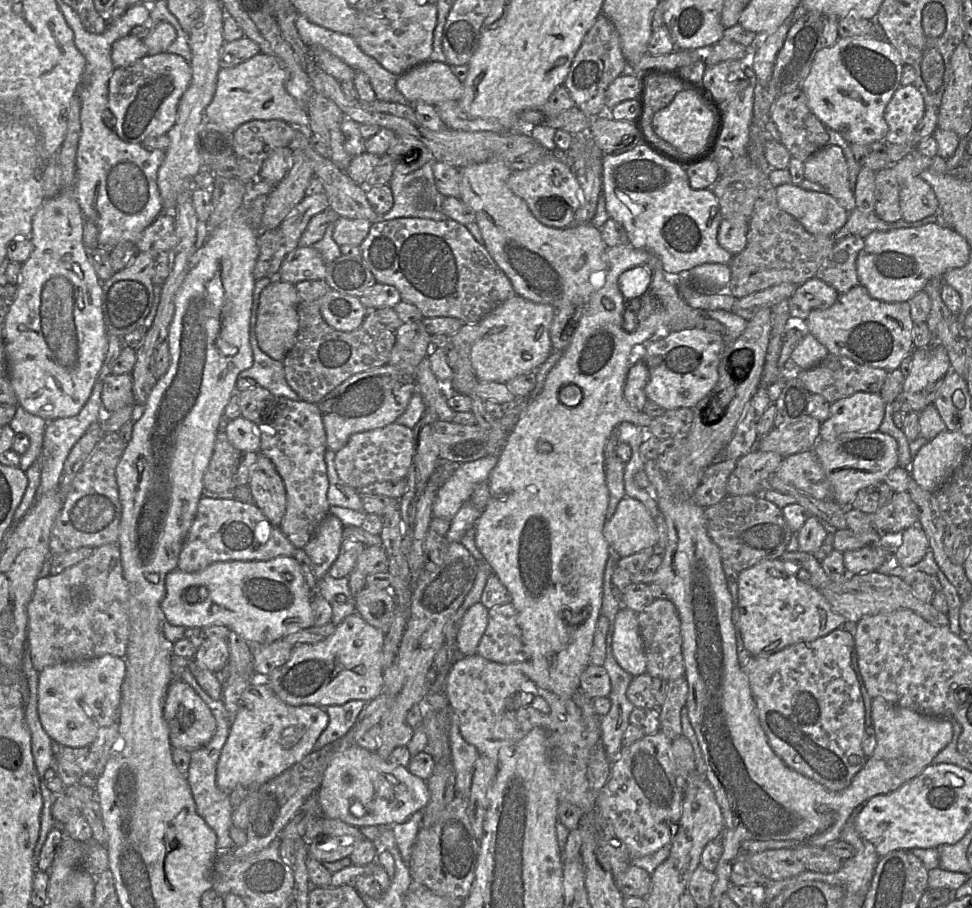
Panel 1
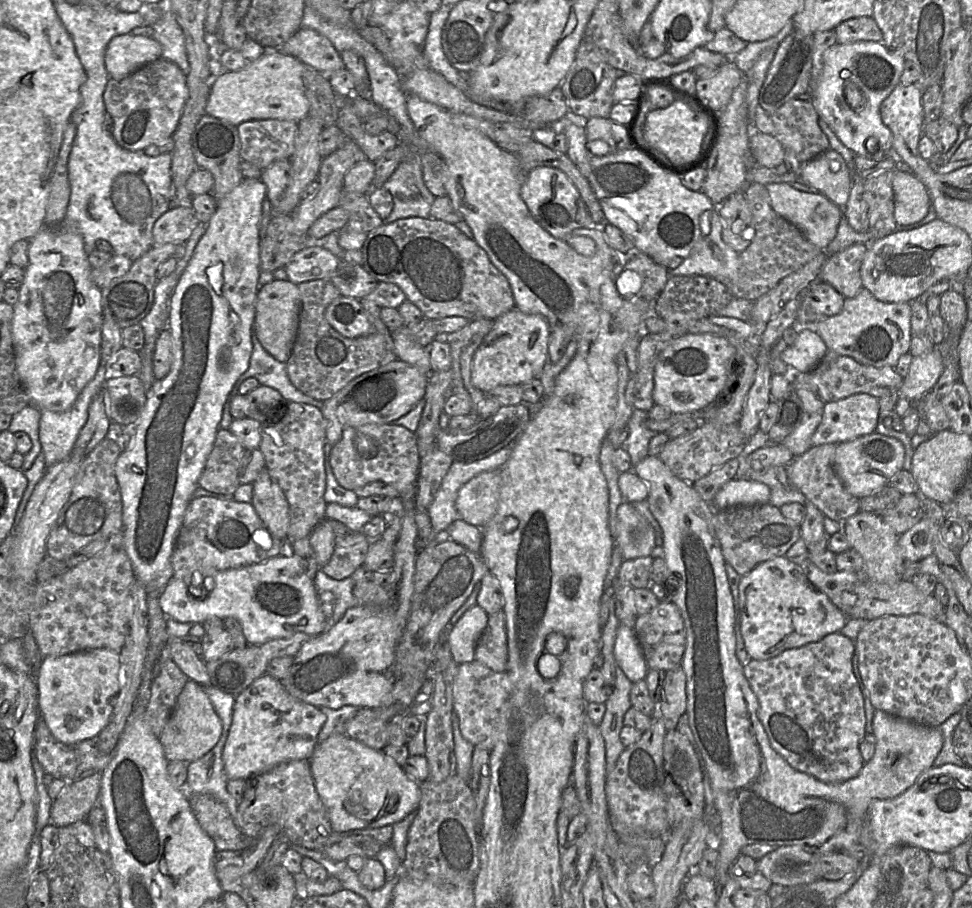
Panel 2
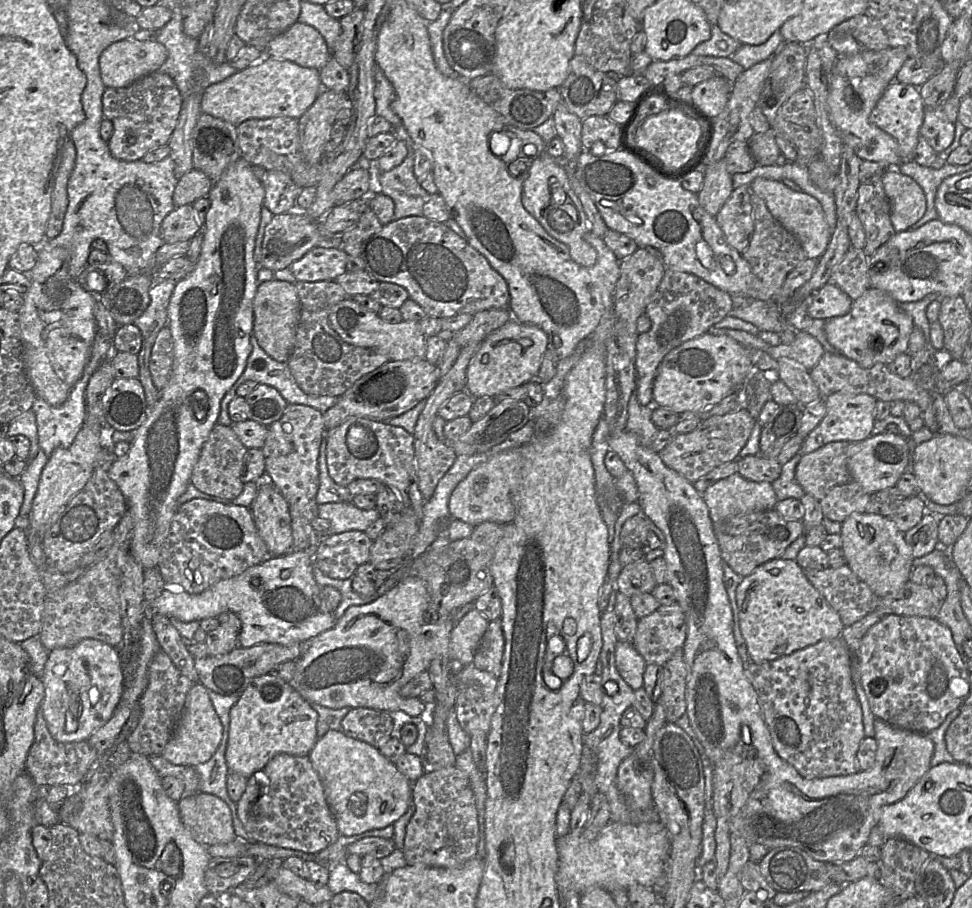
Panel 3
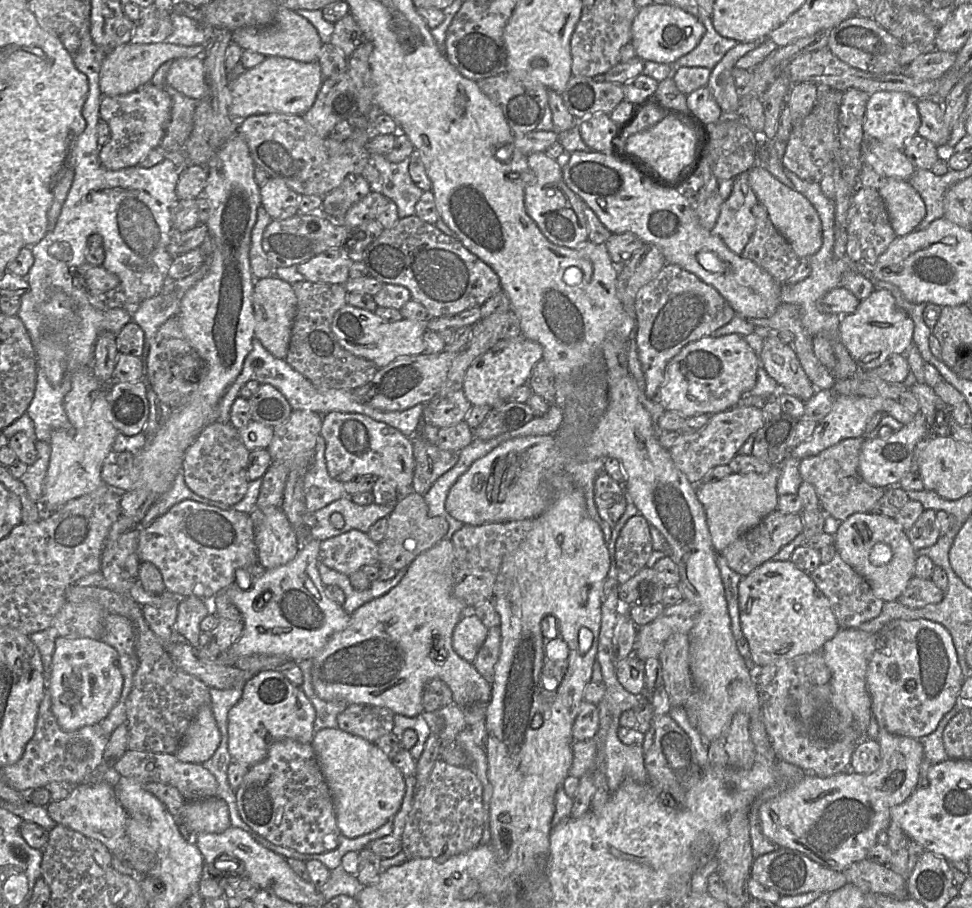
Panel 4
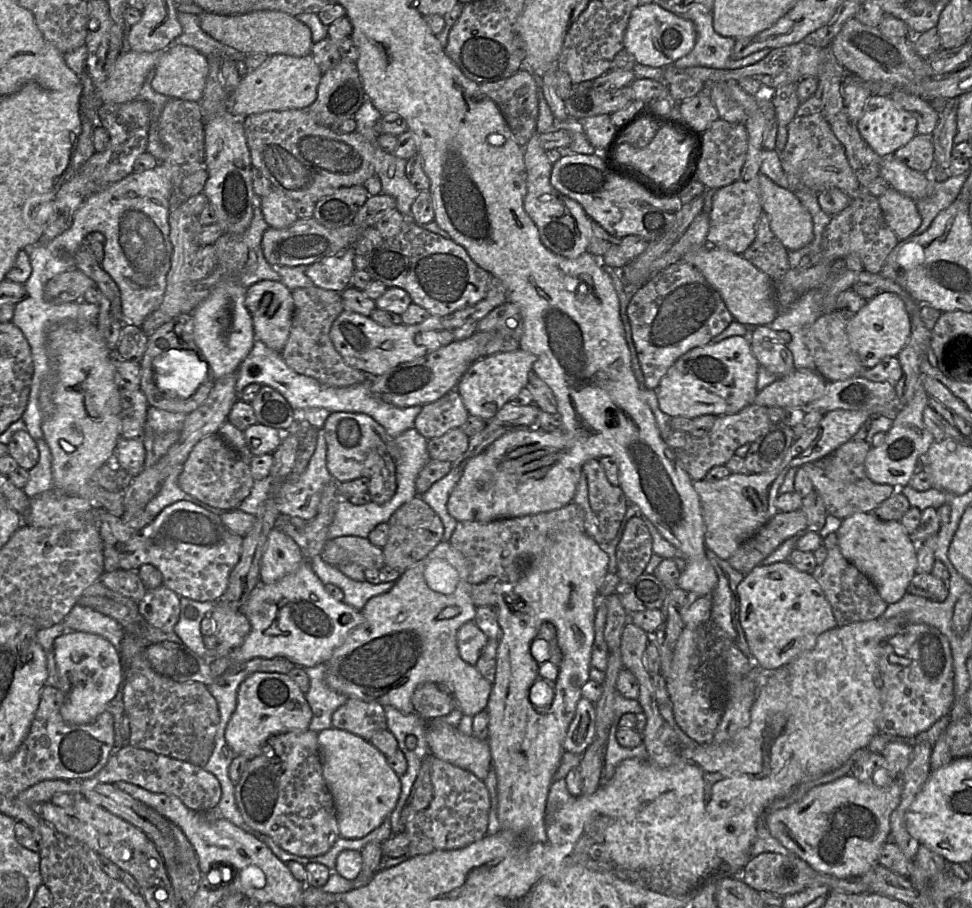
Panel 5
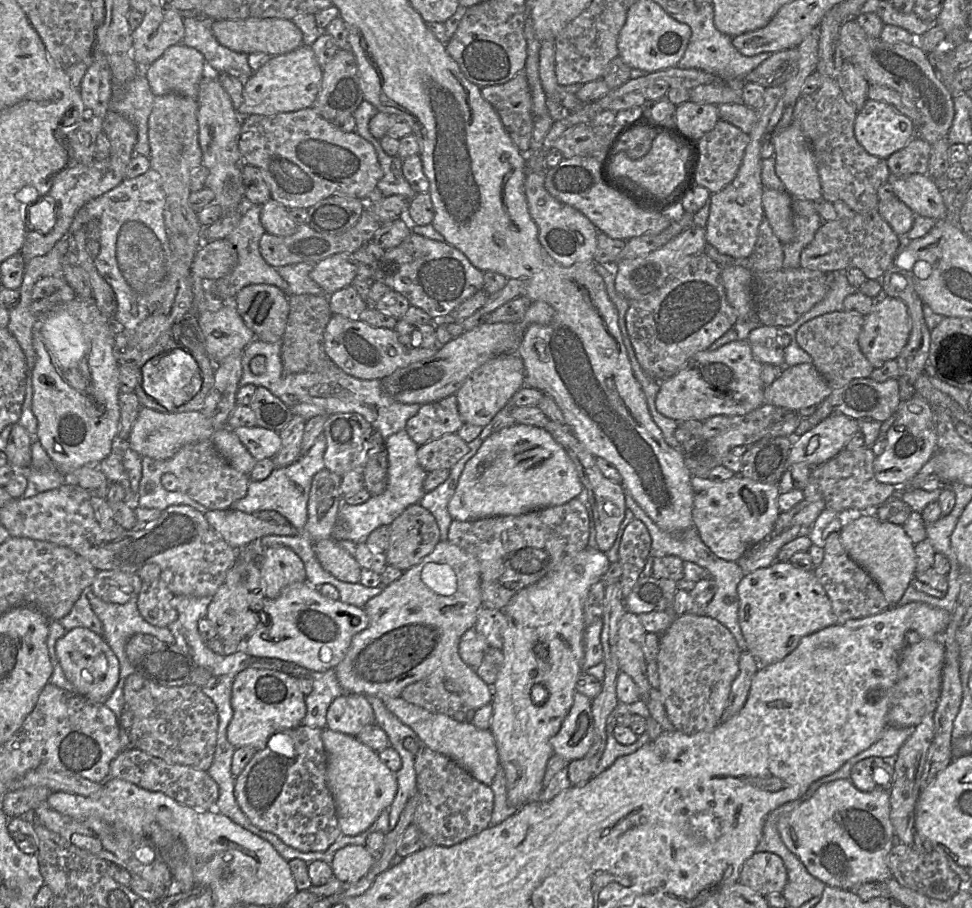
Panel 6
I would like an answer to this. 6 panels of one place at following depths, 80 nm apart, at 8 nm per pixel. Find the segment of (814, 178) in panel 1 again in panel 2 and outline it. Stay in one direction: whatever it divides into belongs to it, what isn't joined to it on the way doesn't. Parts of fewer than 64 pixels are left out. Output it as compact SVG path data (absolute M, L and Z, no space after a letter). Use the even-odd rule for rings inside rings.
M828 149L818 157L803 163L801 179L817 188L840 208L848 202L852 188L852 170L836 151Z

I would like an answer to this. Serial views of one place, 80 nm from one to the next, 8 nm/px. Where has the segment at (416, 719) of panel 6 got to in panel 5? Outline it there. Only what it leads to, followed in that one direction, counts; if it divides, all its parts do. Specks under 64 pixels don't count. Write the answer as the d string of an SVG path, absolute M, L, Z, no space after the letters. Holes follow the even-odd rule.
M440 721L427 723L429 753L484 780L492 768L492 758L486 739L465 735L457 727Z

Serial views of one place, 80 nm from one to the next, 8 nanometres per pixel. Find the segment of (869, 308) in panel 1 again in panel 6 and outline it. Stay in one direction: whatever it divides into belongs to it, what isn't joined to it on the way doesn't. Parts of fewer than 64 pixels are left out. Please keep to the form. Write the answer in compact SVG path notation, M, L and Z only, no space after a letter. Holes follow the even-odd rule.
M882 295L875 299L858 337L860 350L874 368L881 367L888 360L896 360L908 342L911 332L910 317L906 304L899 298Z

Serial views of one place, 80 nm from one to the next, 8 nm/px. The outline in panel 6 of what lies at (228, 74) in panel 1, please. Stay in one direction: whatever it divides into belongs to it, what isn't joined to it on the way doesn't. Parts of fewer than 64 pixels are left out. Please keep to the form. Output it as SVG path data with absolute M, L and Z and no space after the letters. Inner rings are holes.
M311 46L297 49L270 58L260 69L244 80L243 104L237 110L241 117L251 114L272 115L310 108L319 93L323 67Z

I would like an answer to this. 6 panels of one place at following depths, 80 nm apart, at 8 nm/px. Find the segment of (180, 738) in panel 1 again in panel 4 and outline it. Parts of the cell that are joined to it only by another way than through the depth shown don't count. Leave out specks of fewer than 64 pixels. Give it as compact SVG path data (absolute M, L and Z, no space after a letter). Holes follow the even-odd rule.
M210 705L200 707L174 754L181 762L202 764L217 750L221 733Z

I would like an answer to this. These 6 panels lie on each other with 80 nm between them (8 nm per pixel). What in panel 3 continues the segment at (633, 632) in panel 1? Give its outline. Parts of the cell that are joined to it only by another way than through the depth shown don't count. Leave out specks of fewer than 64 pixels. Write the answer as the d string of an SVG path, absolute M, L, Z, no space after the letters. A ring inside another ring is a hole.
M618 641L615 647L616 667L624 681L635 691L643 687L646 662L633 643Z

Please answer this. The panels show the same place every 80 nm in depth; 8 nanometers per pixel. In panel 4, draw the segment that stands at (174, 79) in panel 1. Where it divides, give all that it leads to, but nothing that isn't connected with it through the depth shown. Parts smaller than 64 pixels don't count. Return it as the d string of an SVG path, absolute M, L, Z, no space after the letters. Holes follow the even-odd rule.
M151 82L126 95L102 96L99 116L109 126L110 139L100 148L101 165L111 171L137 166L148 152L160 146L171 119L171 110L170 95Z

